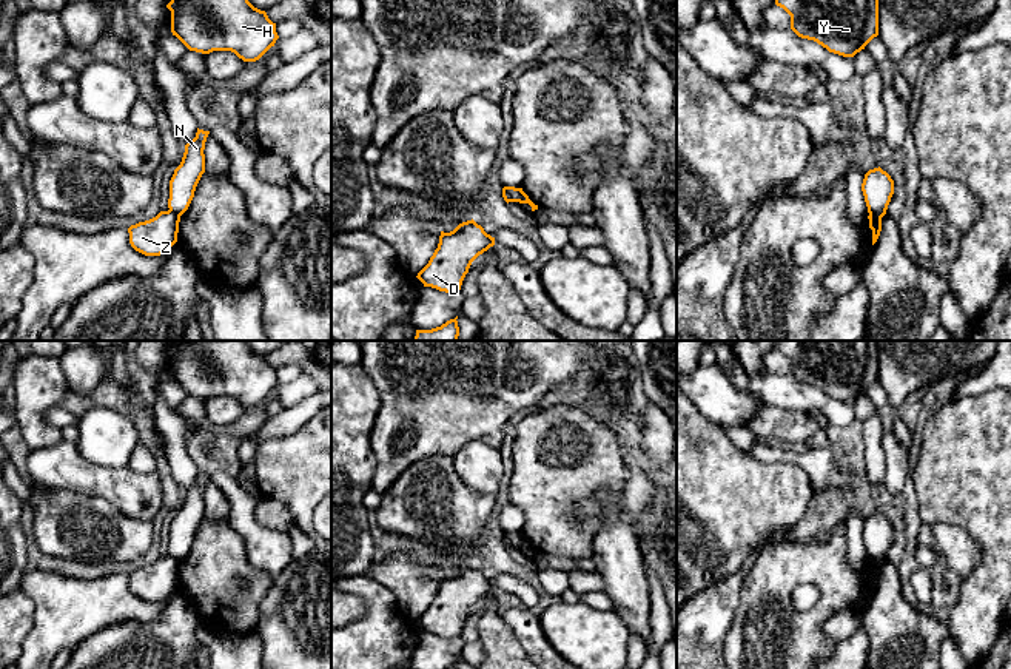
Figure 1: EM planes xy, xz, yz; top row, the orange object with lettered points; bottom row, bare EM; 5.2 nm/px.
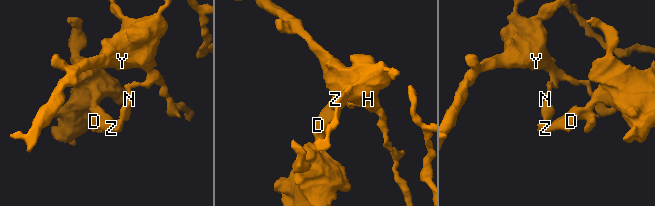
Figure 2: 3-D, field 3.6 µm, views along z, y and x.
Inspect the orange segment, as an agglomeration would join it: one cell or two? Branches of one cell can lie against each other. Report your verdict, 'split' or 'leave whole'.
split

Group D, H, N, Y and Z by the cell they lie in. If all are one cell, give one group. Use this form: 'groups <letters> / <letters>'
groups D Z / H N Y

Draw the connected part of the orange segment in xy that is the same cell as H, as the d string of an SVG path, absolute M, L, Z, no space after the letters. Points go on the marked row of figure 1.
M171 0L166 8L171 11L173 35L190 51L202 54L231 51L244 62L256 62L279 39L276 23L248 0Z

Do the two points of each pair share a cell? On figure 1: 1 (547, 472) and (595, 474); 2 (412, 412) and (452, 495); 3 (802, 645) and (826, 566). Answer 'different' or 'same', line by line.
1: same
2: different
3: same

